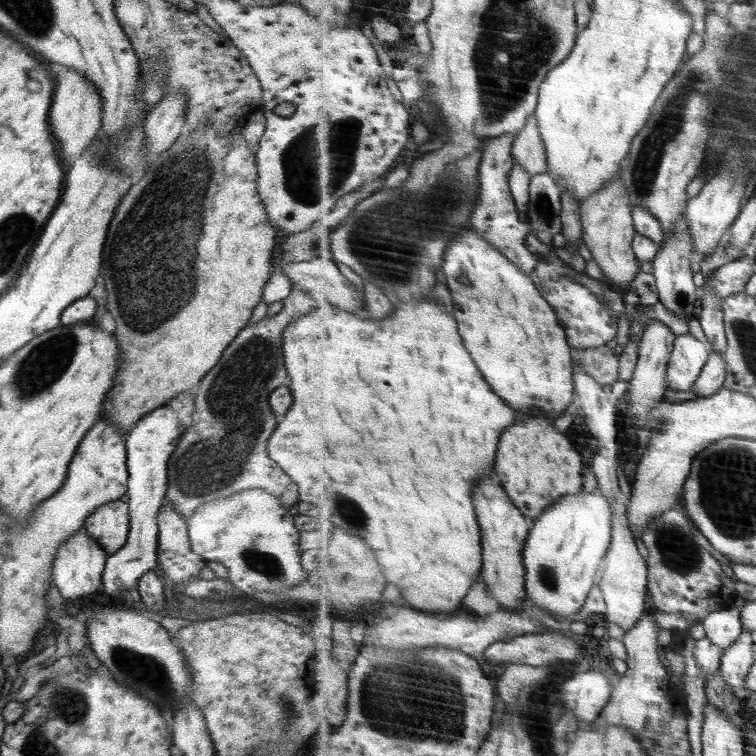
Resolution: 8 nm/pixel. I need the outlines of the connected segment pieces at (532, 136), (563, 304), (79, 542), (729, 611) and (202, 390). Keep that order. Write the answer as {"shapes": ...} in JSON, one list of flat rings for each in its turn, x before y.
{"shapes":[[[536,115,528,119,527,127,516,137,513,156,532,178,549,172,546,143]],[[563,276,558,282,544,282,543,284,544,296,559,313,574,349,586,350,592,347,603,347,610,340,616,339,620,326,614,321,610,312,604,309,602,302,592,290,568,276]],[[84,528,77,530,66,542,63,542,56,556,52,563,51,578,64,599,84,598,100,590,102,572,109,556]],[[731,605,711,614,702,622,707,632,707,638,725,651,738,643,743,635,743,609]],[[292,286,290,294,283,300,283,309,274,316,264,317,260,322,246,325,224,349,216,367,210,369,201,379,195,389,192,426,186,428,168,461,168,491,165,499,178,514,182,514,184,520,187,521,201,504,224,499,236,495,240,490,256,487,268,492,268,495,278,497,283,507,288,506,293,510,302,511,298,502,298,485,267,453,267,440,274,433,278,422,272,414,268,397,278,386,290,384,282,360,284,329,303,314,308,314,321,305,321,302,315,301,308,293]]]}

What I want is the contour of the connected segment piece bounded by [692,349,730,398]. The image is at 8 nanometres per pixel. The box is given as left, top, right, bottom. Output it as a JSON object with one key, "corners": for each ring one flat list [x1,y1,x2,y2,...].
{"corners":[[711,350,712,357,708,362,704,372,692,391,698,393,699,398,716,395,720,390,725,388,728,379,728,358,727,354,722,354]]}

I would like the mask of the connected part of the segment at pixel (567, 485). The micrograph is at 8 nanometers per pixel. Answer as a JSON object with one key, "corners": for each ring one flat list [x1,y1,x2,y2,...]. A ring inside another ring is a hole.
{"corners":[[531,416,518,426,512,426,504,434,504,440,500,441,496,474,500,474,504,486,508,488,508,494,512,496,512,500,516,500,516,506,527,516,531,524,535,524,550,507,560,503,564,496,583,493,585,482,582,454,574,448,574,442,568,436,558,432,554,421,544,416]]}

